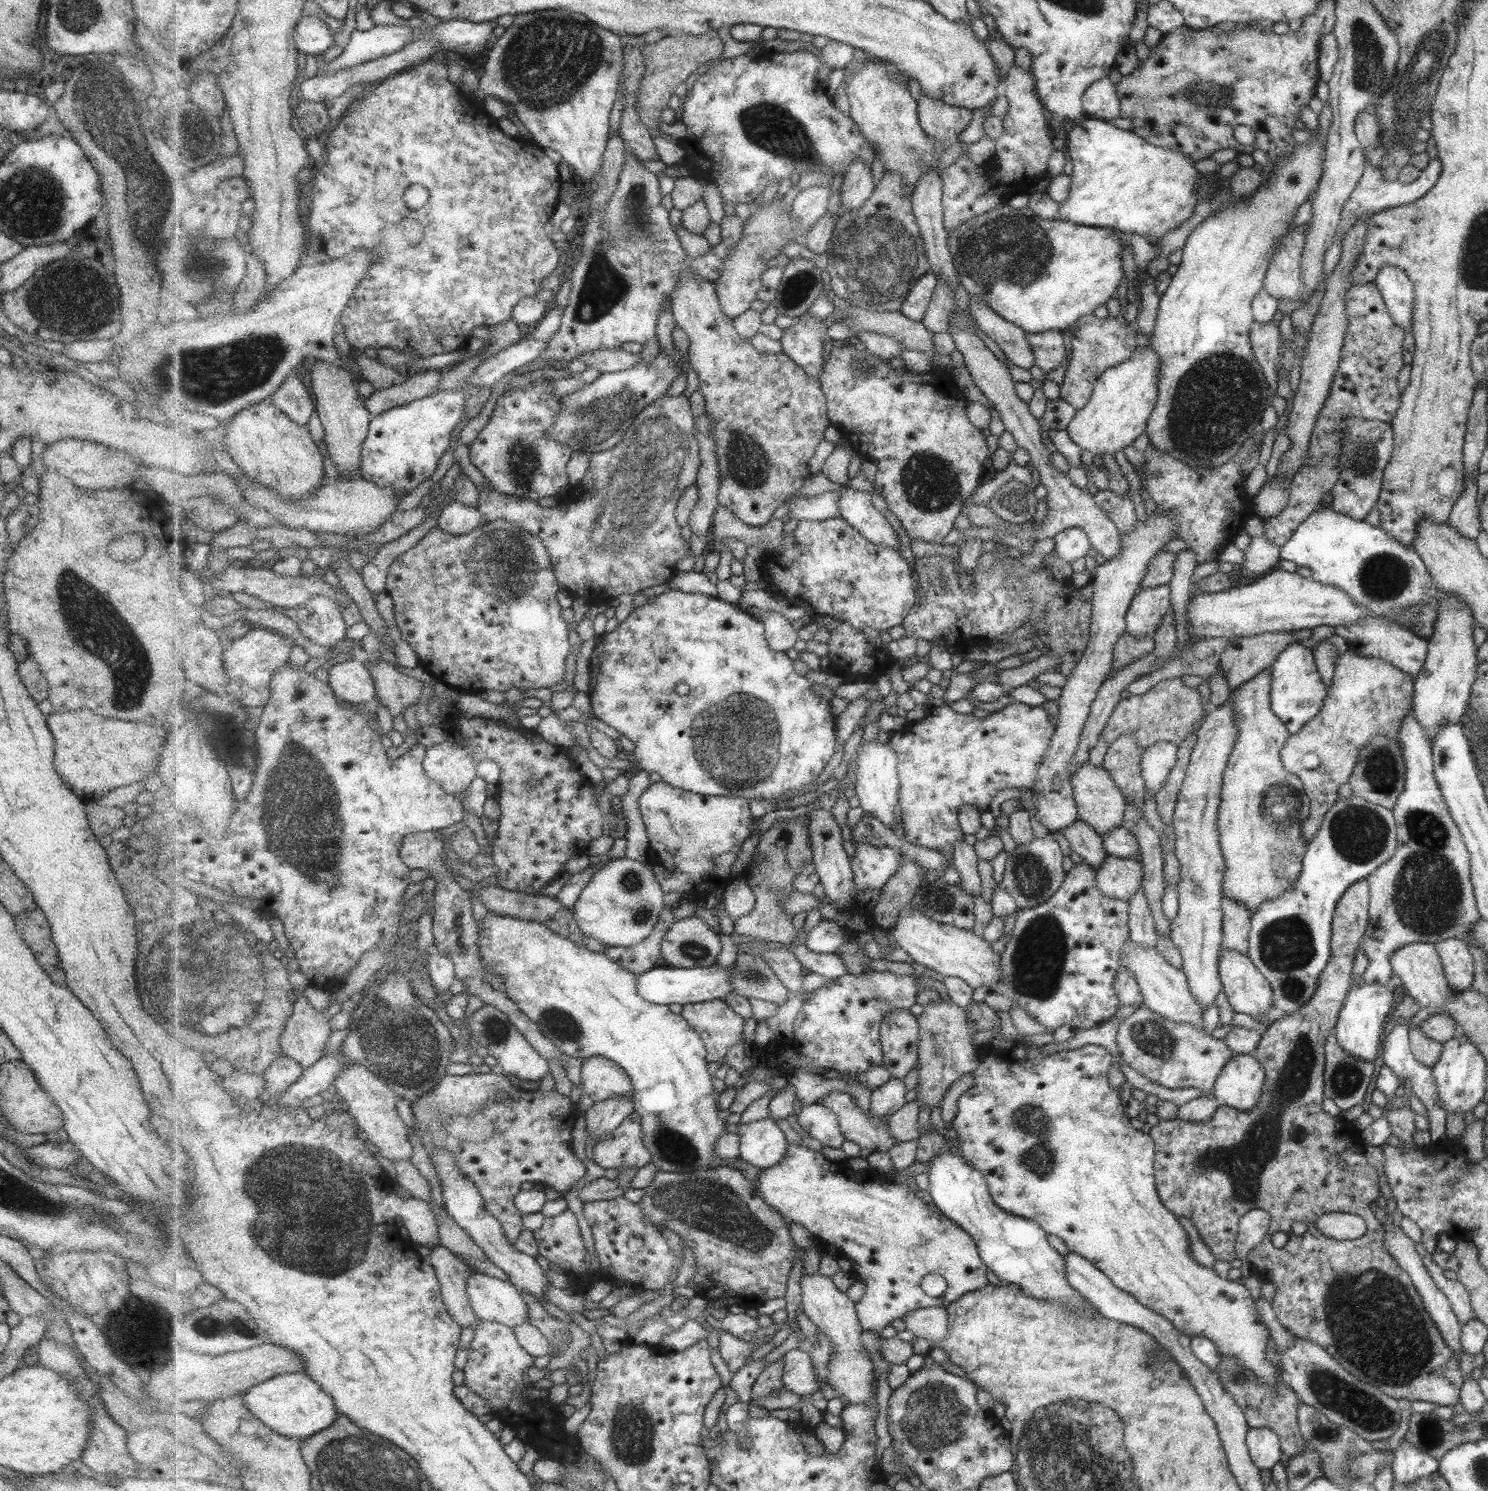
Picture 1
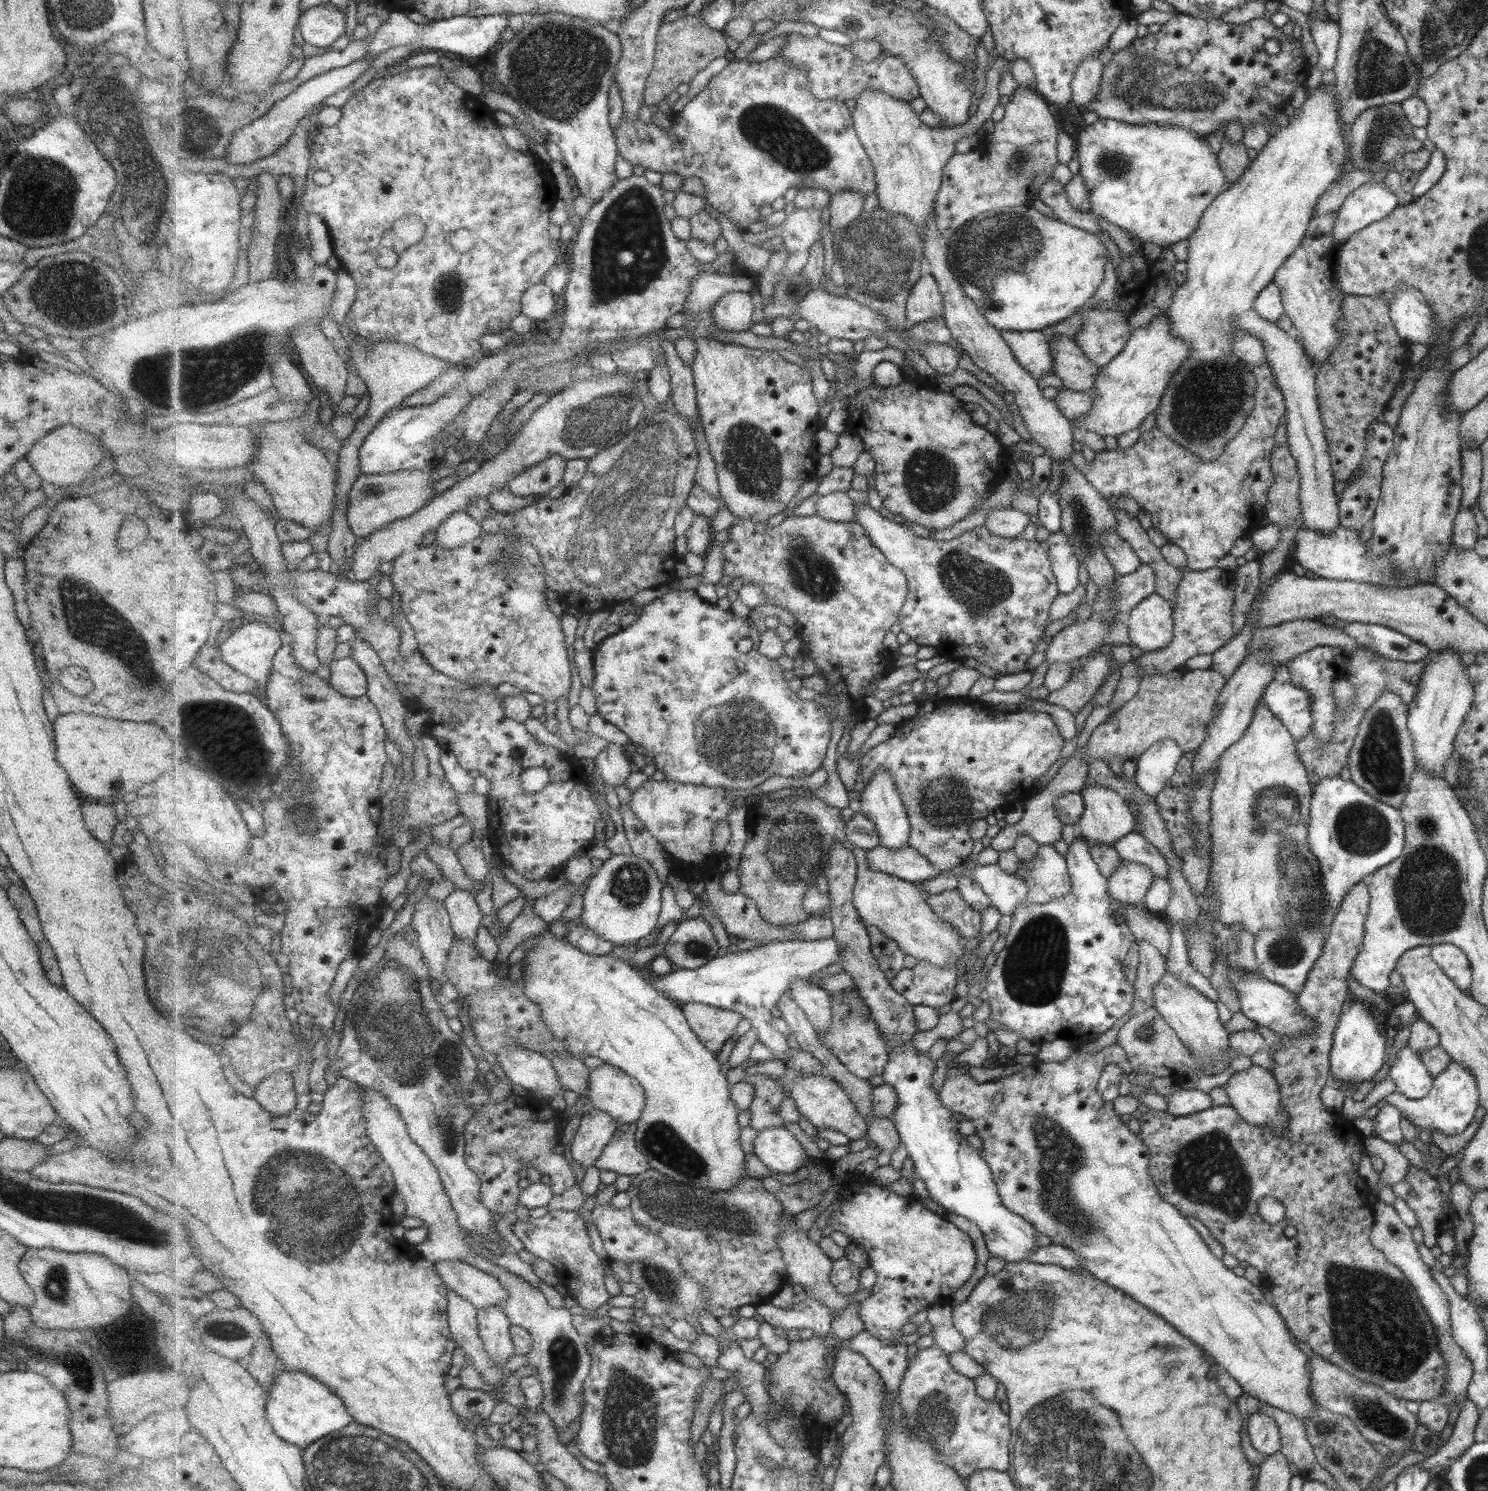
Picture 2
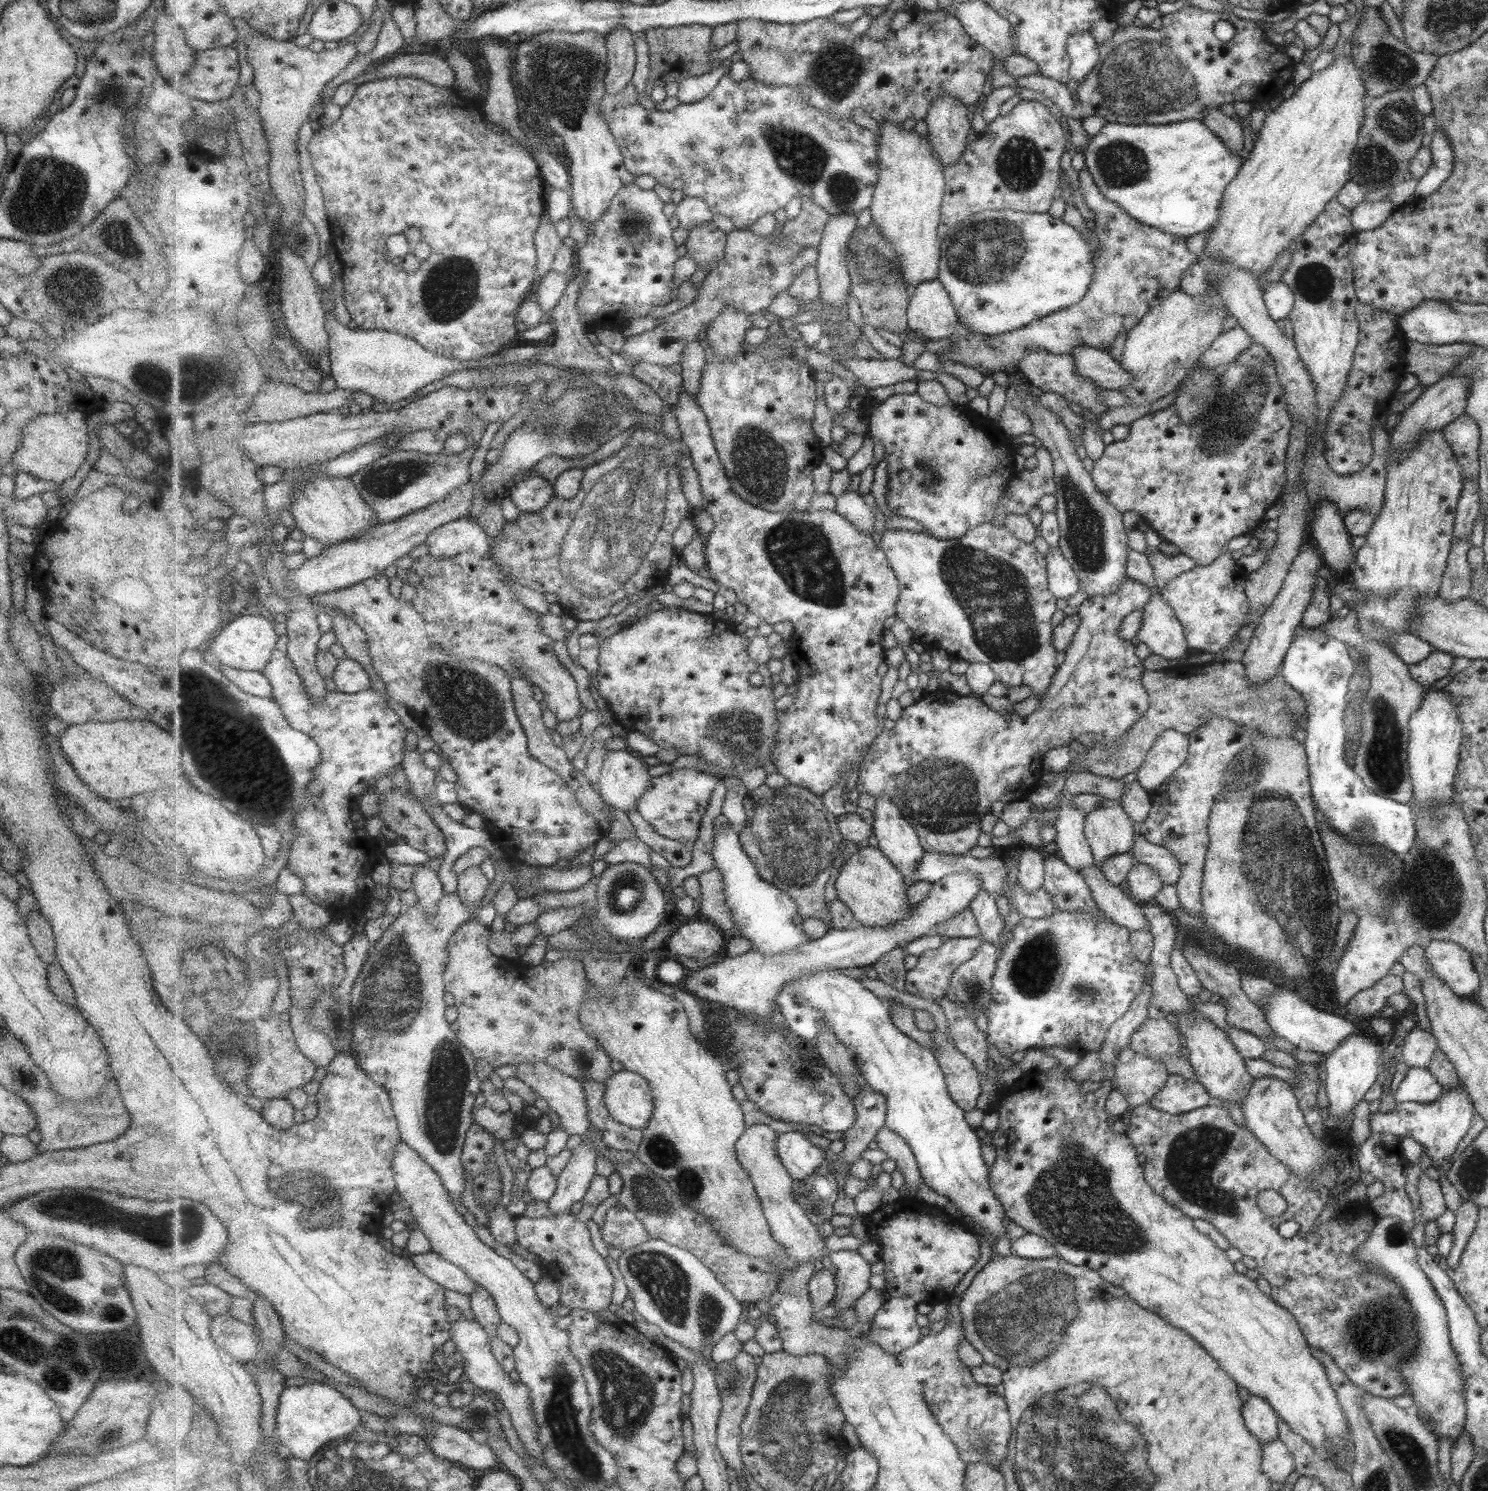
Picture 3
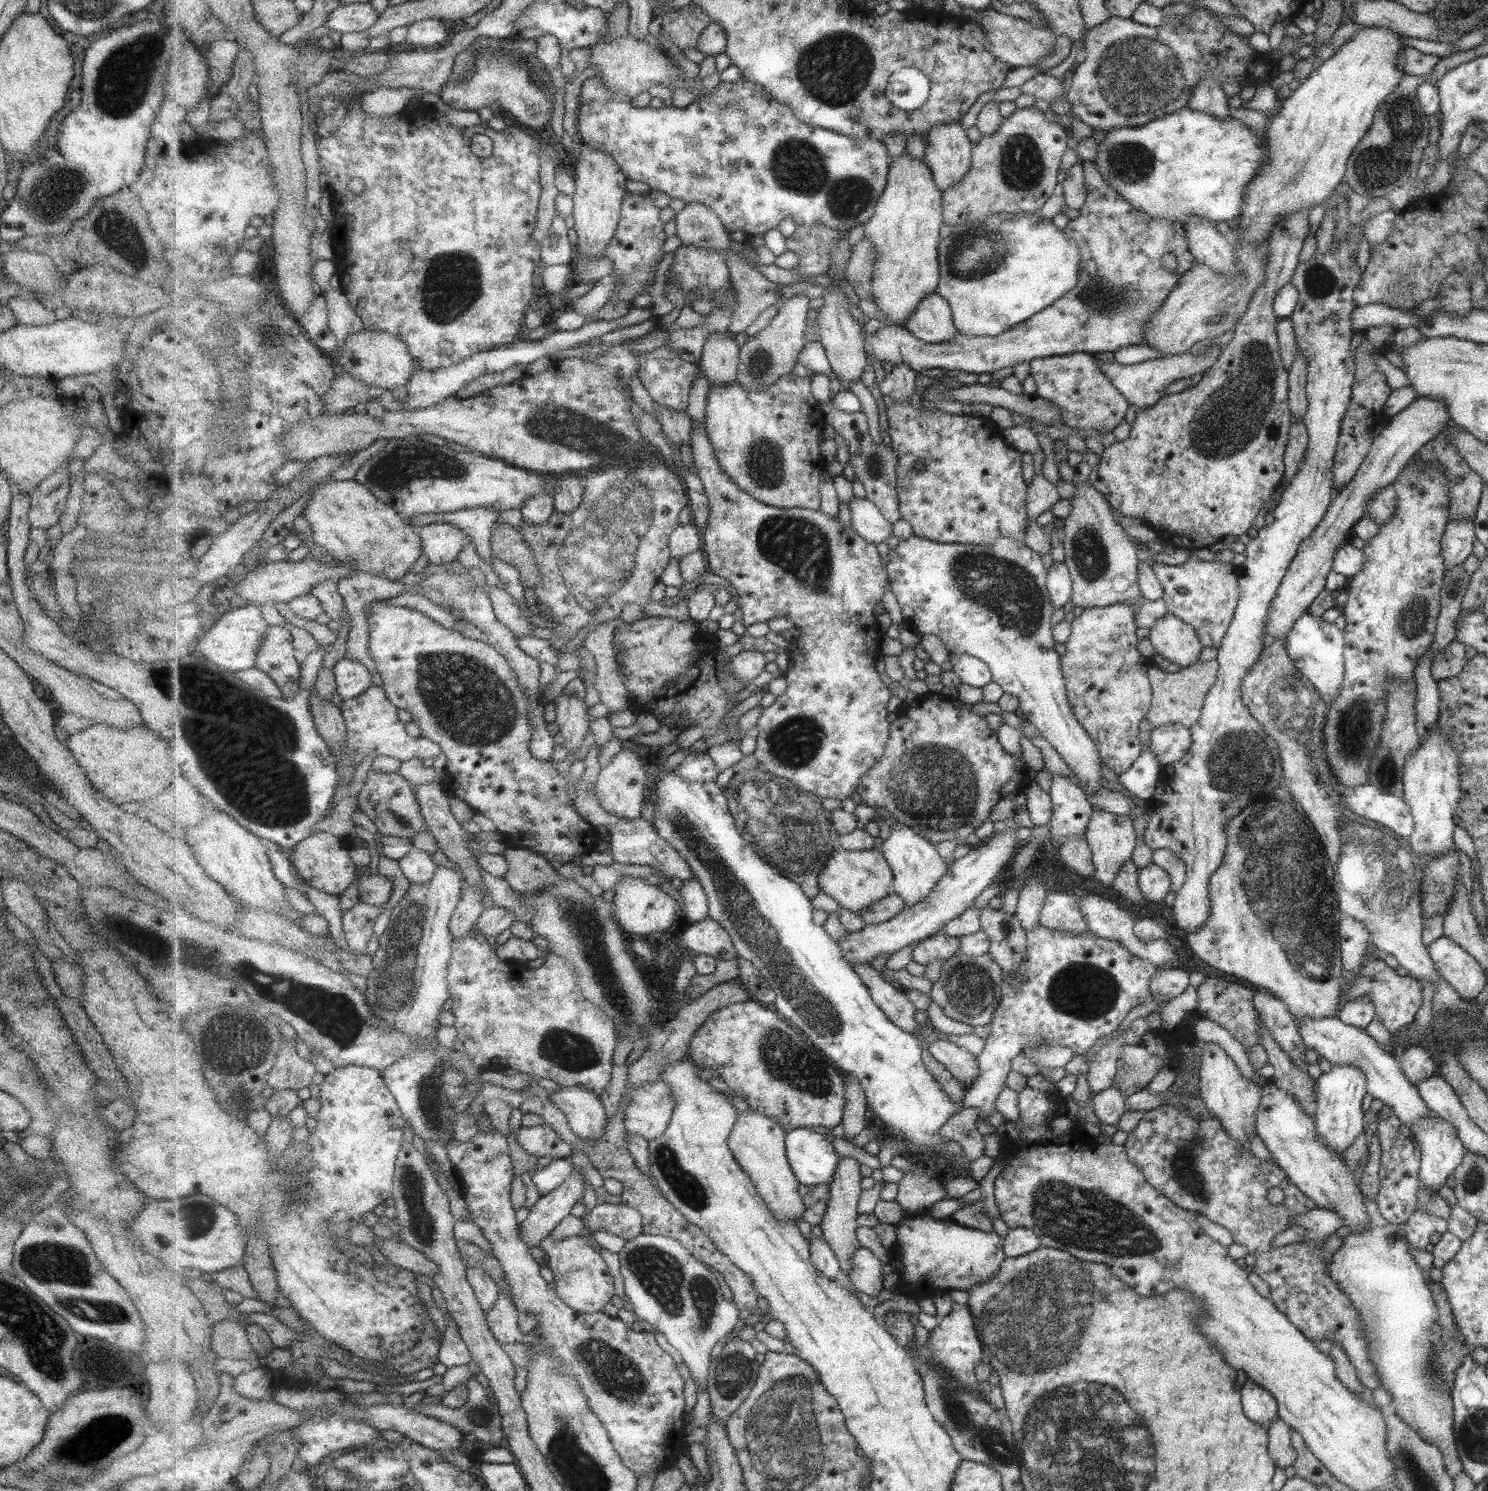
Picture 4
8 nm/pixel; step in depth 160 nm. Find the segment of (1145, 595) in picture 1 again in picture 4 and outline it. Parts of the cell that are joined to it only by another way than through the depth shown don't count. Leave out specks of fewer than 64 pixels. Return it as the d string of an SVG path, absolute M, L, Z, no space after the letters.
M1172 614L1158 618L1149 628L1148 639L1159 656L1182 668L1193 665L1202 649L1195 631Z

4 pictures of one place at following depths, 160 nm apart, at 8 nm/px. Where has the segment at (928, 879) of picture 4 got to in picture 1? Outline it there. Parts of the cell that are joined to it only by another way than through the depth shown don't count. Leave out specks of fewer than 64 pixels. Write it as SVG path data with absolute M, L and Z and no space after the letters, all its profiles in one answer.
M878 736L876 739L865 741L858 748L856 762L855 790L864 813L873 815L893 830L901 828L901 825L897 825L899 824L901 778L895 750L889 746L889 742L883 736Z

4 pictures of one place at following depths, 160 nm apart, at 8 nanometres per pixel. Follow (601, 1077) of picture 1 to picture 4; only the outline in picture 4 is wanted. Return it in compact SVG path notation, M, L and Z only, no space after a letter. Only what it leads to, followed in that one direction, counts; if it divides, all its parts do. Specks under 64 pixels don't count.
M662 1079L642 1084L631 1091L628 1102L624 1110L628 1132L644 1136L650 1141L667 1130L676 1107L670 1084Z

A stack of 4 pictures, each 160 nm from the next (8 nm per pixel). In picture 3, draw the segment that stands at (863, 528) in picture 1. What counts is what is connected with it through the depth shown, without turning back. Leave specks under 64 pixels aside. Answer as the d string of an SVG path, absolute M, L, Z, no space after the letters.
M983 524L975 526L975 529L971 530L971 532L965 533L965 536L954 539L938 539L934 535L931 535L927 532L915 533L914 531L907 530L886 530L882 534L880 542L882 549L886 551L886 555L888 556L888 561L890 562L891 568L895 570L895 574L898 575L898 580L902 586L902 594L900 595L896 617L900 618L903 622L906 622L911 627L911 630L914 632L914 640L916 642L922 643L929 650L932 648L943 648L951 653L953 659L966 660L969 663L981 662L983 664L986 664L987 666L990 666L990 669L992 671L994 671L994 674L997 676L997 680L999 682L1002 682L1004 685L1010 686L1010 688L1012 686L1028 686L1032 690L1032 696L1034 696L1035 694L1039 694L1039 692L1049 687L1049 684L1054 674L1056 673L1056 668L1053 666L1053 664L1055 664L1056 652L1054 648L1051 648L1051 644L1049 644L1049 638L1051 638L1051 624L1049 624L1049 622L1051 622L1051 616L1053 616L1053 612L1055 612L1055 598L1053 596L1053 593L1050 590L1047 590L1047 582L1049 580L1047 579L1047 572L1045 572L1046 562L1043 562L1043 556L1041 556L1041 554L1039 554L1039 552L1037 552L1037 550L1033 548L1032 543L1023 542L1022 539L1015 538L1014 535L1007 531L1007 529L1005 529L1003 526L993 526L993 524Z

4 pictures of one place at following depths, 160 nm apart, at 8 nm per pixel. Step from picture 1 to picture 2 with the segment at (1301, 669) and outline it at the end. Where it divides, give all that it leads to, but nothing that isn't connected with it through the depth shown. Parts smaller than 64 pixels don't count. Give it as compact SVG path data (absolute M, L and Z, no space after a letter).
M1287 664L1274 668L1273 680L1266 686L1261 700L1295 742L1313 726L1310 694L1290 682L1290 668Z

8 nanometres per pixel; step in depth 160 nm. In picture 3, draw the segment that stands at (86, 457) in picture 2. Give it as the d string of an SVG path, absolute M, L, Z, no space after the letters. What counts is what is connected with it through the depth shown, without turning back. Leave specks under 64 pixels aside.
M70 410L69 412L55 414L40 414L27 421L19 436L19 449L11 455L9 465L14 468L14 472L23 472L31 474L31 477L39 480L50 481L58 486L65 483L75 474L76 470L84 464L89 448L89 434L87 425L85 425L86 413L79 410Z

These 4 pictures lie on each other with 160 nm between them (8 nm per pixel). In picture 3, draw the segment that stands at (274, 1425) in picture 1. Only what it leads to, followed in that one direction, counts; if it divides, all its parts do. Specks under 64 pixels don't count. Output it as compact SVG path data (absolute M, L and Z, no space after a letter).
M323 1382L288 1386L281 1394L280 1402L277 1416L278 1440L291 1450L293 1457L307 1462L323 1446L353 1434L361 1426L363 1412L342 1391Z

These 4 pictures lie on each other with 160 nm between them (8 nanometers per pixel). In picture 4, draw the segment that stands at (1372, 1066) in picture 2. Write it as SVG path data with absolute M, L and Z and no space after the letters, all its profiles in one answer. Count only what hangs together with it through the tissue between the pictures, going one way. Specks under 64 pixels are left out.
M1333 1065L1329 1072L1322 1073L1316 1078L1316 1086L1316 1109L1313 1114L1315 1130L1325 1142L1325 1146L1342 1158L1342 1152L1353 1144L1353 1140L1361 1134L1363 1128L1361 1098L1365 1096L1365 1077L1355 1066Z

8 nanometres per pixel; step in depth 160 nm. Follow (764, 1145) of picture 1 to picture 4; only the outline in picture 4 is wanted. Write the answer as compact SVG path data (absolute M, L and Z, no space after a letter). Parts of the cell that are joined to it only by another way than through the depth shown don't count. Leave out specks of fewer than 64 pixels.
M812 1128L789 1130L786 1149L794 1173L803 1185L826 1185L833 1182L835 1169L842 1157L824 1134Z

